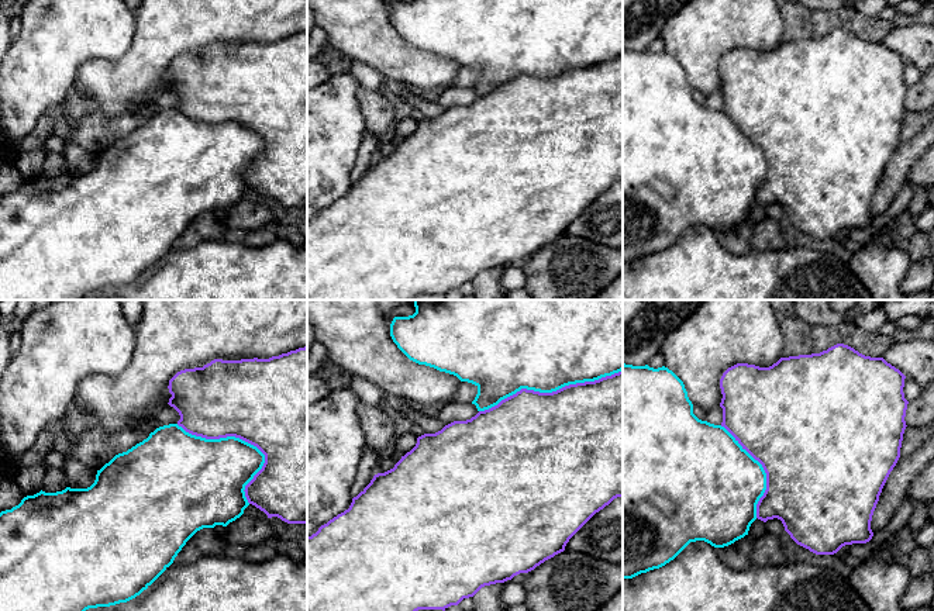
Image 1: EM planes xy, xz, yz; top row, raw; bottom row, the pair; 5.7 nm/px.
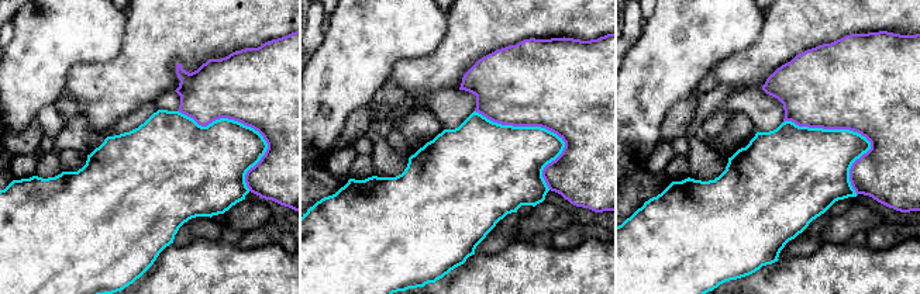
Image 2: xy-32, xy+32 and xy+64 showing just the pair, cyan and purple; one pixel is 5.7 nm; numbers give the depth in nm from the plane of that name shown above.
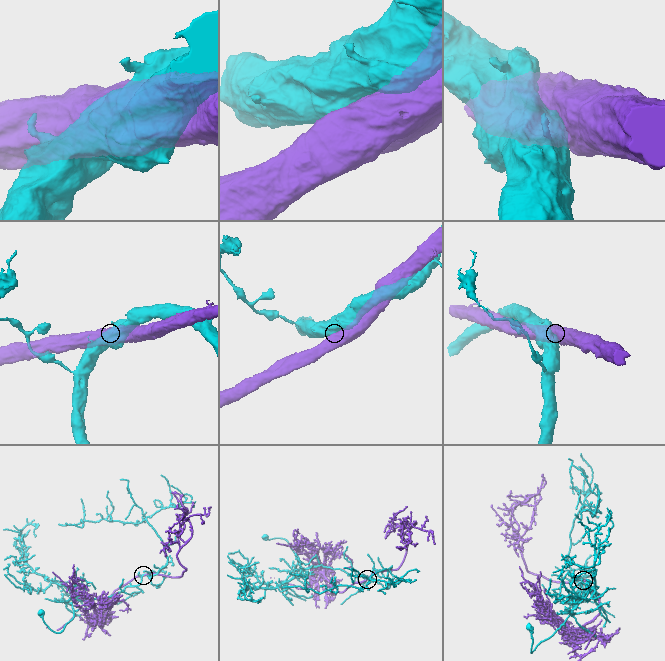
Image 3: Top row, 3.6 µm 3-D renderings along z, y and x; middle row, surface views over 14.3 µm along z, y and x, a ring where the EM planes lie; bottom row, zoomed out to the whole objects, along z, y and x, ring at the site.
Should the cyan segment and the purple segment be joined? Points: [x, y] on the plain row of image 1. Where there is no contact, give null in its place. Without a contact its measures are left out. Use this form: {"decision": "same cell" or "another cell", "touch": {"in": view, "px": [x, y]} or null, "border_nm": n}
{"decision": "another cell", "touch": {"in": "xz", "px": [550, 76]}, "border_nm": 850}

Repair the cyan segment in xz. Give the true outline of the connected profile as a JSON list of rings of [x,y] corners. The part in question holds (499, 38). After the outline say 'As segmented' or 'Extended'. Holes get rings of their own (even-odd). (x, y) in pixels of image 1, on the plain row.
[[[409,0],[393,3],[390,21],[410,45],[475,69],[478,96],[521,73],[552,77],[623,55],[623,0]]]. As segmented

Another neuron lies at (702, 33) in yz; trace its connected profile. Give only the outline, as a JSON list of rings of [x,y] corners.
[[[690,0],[668,20],[661,38],[664,51],[683,66],[692,89],[709,96],[721,87],[720,63],[728,52],[737,48],[769,52],[783,42],[783,32],[776,0]]]

